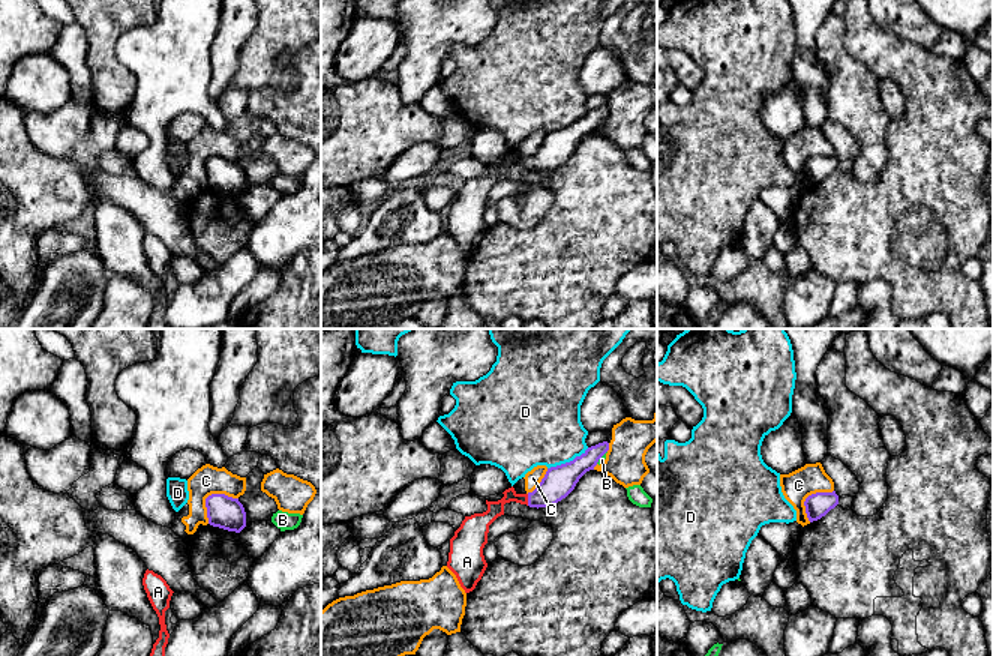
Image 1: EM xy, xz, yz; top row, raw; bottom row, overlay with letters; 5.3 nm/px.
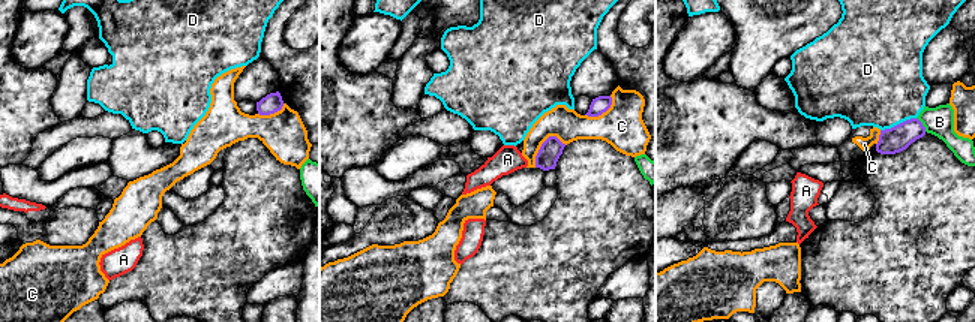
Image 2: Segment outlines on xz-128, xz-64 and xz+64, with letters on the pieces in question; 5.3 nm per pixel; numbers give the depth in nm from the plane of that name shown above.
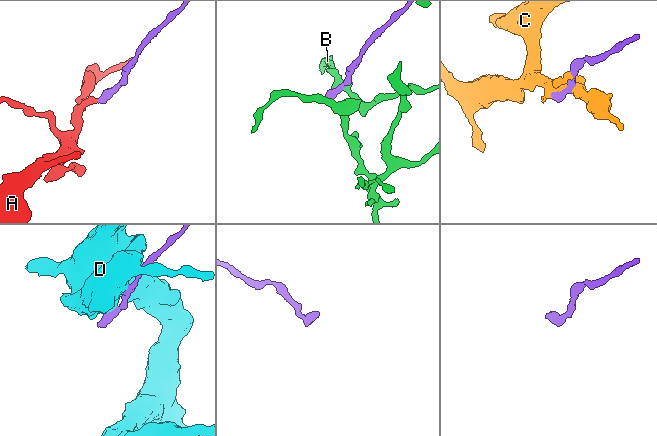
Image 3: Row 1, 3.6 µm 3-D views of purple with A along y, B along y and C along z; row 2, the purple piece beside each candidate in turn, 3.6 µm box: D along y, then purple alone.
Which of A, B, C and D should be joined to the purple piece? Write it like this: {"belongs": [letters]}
{"belongs": ["A"]}

